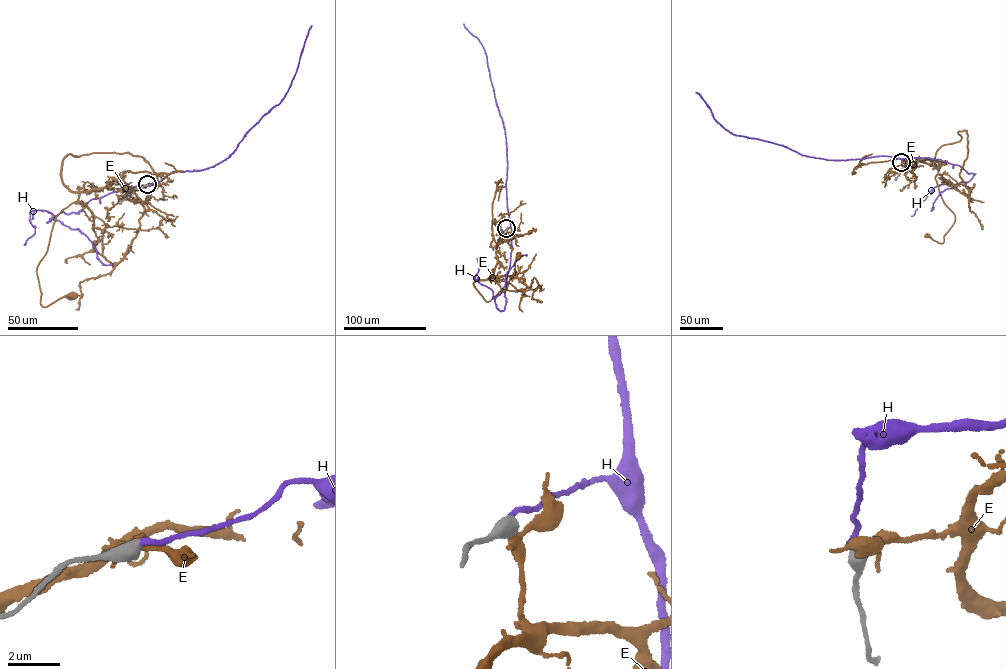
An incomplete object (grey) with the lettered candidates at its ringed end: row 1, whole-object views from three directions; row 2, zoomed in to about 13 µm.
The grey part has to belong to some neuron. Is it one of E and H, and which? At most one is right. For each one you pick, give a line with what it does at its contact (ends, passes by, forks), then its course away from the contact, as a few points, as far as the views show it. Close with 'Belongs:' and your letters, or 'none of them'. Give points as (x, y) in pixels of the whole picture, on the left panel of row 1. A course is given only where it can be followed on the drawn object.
H: it ends; course (147, 185), (172, 172), (200, 170), (229, 157), (249, 130), (285, 96), (311, 25)
Belongs: H

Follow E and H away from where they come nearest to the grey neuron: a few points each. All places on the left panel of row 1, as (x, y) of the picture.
E: (147, 185), (133, 189), (117, 181), (84, 191), (57, 215), (37, 269), (40, 304), (45, 307), (72, 295)
H: (147, 185), (172, 172), (200, 170), (229, 157), (249, 130), (285, 96), (311, 25)

